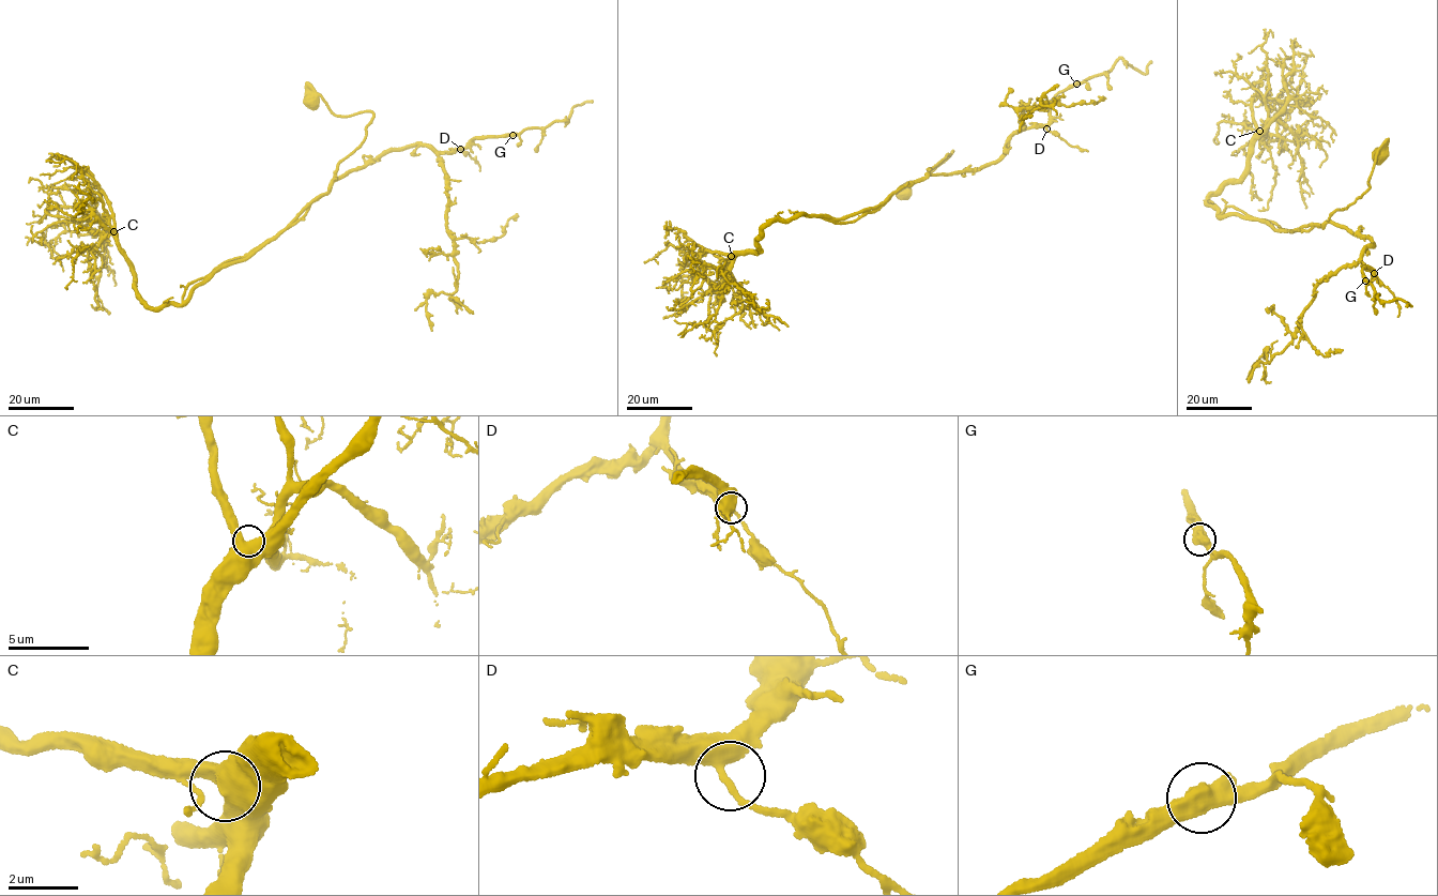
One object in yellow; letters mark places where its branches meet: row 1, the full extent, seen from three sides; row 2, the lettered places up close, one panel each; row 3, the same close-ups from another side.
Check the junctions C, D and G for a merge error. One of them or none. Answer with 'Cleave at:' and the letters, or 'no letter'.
Cleave at: no letter

